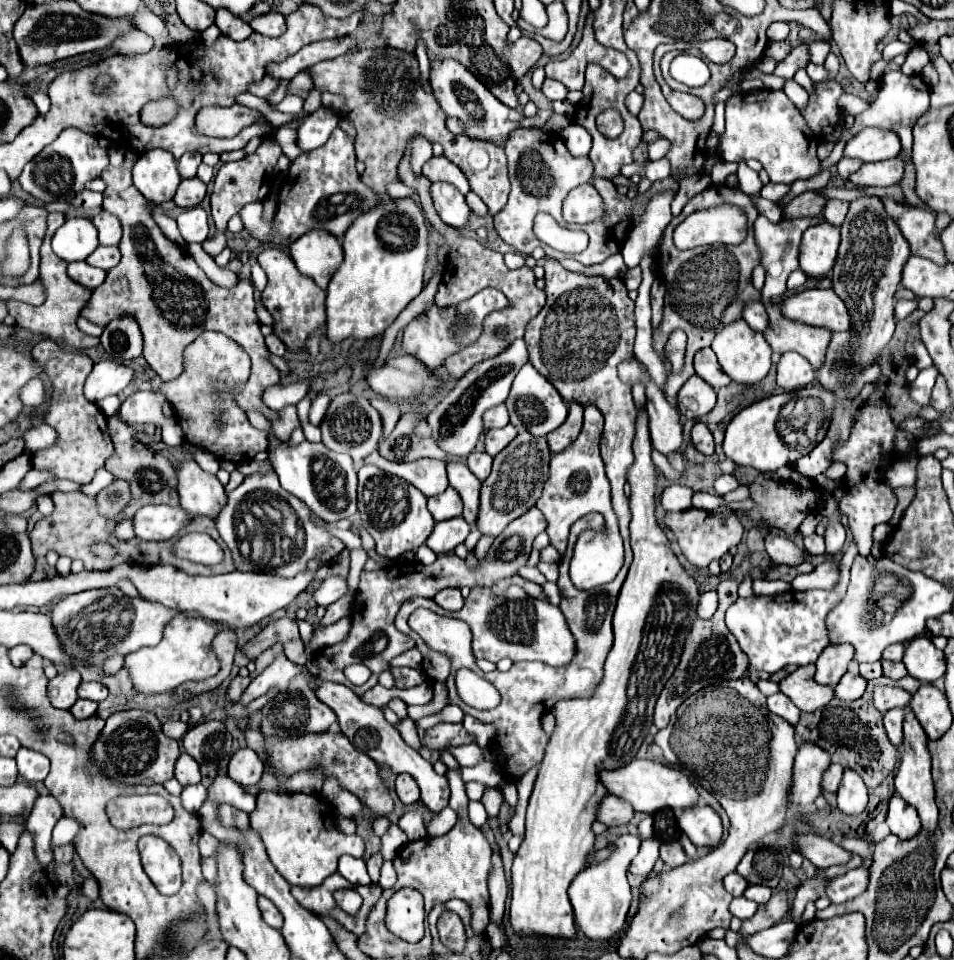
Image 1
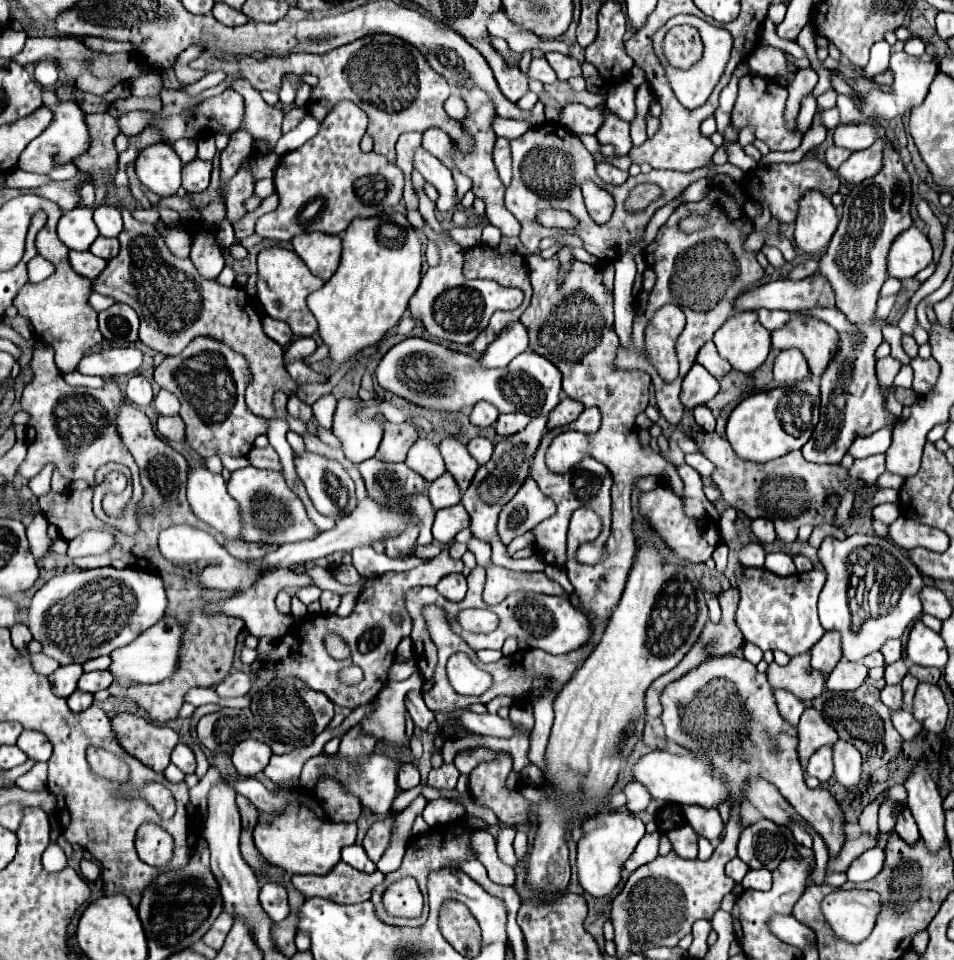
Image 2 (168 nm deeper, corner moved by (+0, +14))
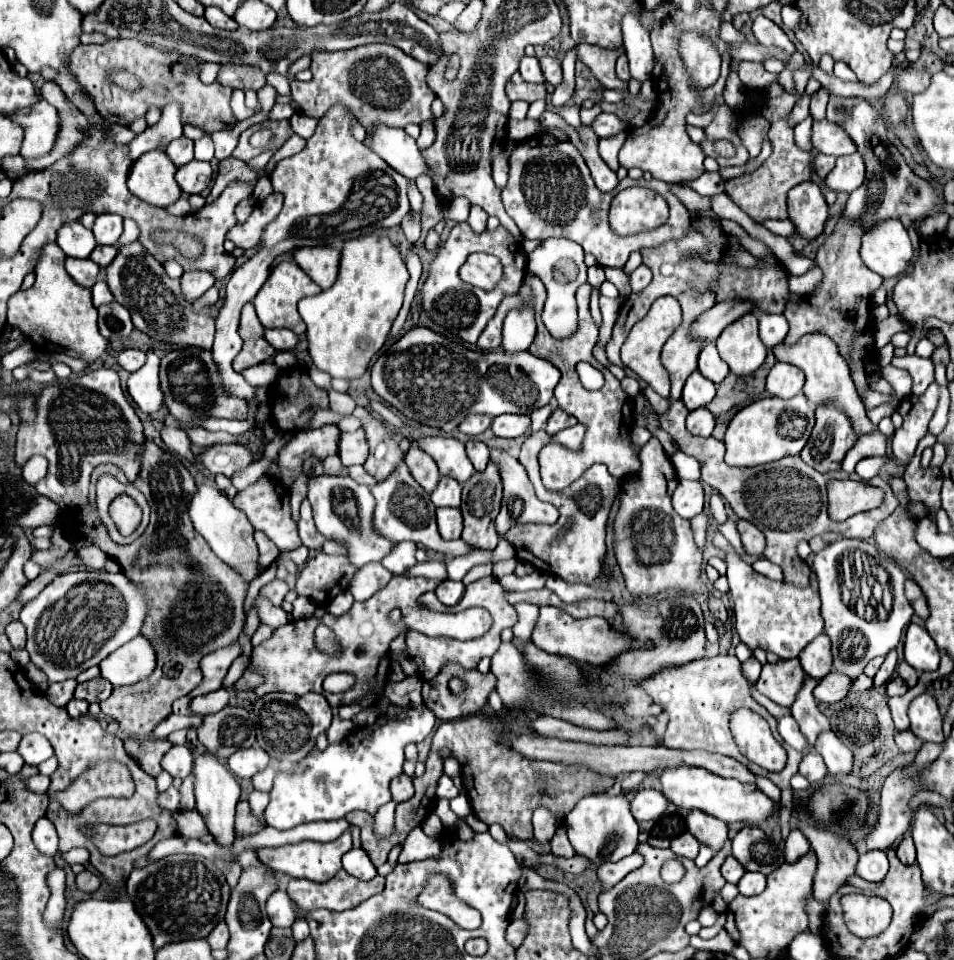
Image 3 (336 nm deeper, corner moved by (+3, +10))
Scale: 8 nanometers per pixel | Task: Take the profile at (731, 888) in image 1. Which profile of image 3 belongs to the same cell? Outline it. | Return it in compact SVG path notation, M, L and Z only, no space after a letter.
M727 857L725 863L723 863L723 867L721 867L721 873L723 873L723 877L729 883L739 883L739 879L745 873L745 869L739 865L739 861L735 861L735 857Z

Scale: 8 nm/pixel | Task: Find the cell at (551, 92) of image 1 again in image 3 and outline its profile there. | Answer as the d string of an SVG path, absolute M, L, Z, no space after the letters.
M523 57L521 65L519 65L519 73L527 83L545 83L537 57Z

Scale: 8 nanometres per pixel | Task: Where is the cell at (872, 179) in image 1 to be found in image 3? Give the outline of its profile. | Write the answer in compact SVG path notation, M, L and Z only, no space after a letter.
M853 153L837 159L837 165L827 175L825 183L827 183L827 189L831 191L853 193L853 189L857 189L863 183L863 179L865 179L863 157L859 153Z

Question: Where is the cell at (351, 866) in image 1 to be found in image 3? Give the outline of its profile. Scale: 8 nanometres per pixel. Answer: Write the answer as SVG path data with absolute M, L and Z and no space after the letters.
M351 849L343 855L343 869L351 875L355 875L357 879L369 881L377 875L371 859L367 857L367 853L363 849Z

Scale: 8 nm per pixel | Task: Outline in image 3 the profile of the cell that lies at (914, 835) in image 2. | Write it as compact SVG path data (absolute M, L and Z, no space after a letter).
M907 833L907 835L901 839L901 843L897 845L897 857L899 857L901 863L905 863L905 865L915 863L915 843L913 843L913 839L911 839L909 833Z

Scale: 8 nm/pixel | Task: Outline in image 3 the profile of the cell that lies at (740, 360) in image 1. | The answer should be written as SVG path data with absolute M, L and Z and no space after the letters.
M747 313L723 329L717 339L717 351L735 375L755 373L767 355L767 347L757 333L757 317Z

